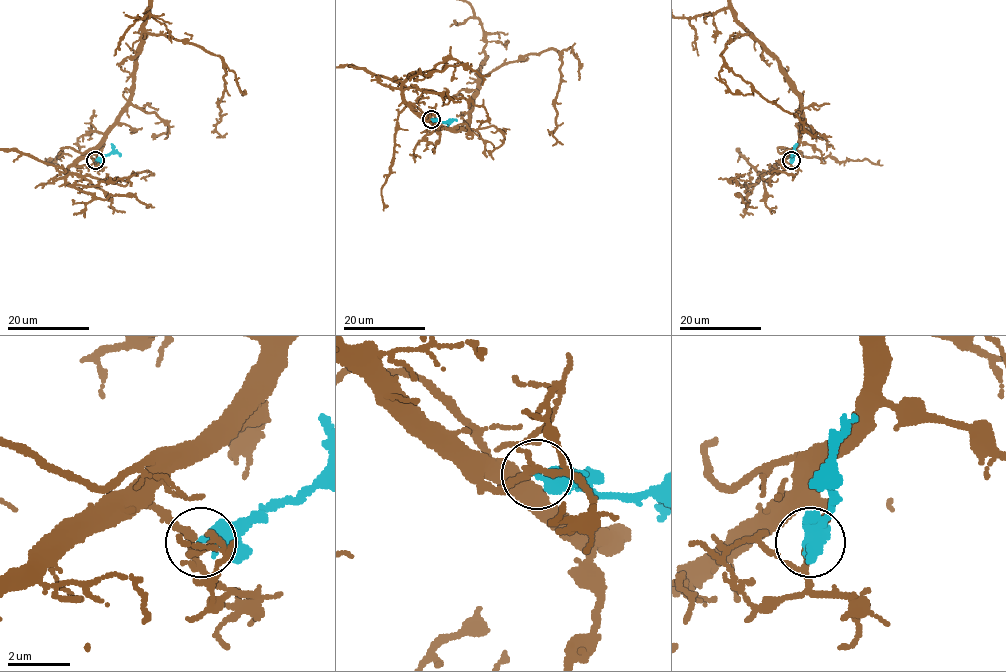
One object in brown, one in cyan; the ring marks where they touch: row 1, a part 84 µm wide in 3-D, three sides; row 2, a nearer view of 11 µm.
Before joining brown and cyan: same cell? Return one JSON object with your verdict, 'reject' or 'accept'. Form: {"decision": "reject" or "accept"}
{"decision": "reject"}

